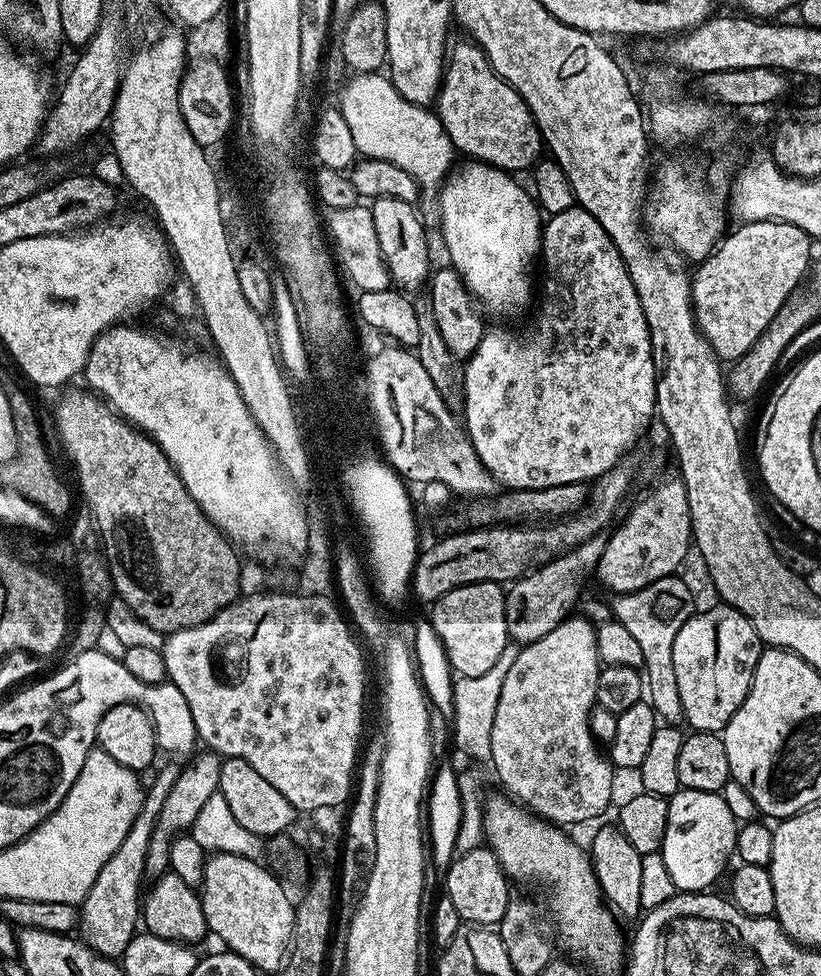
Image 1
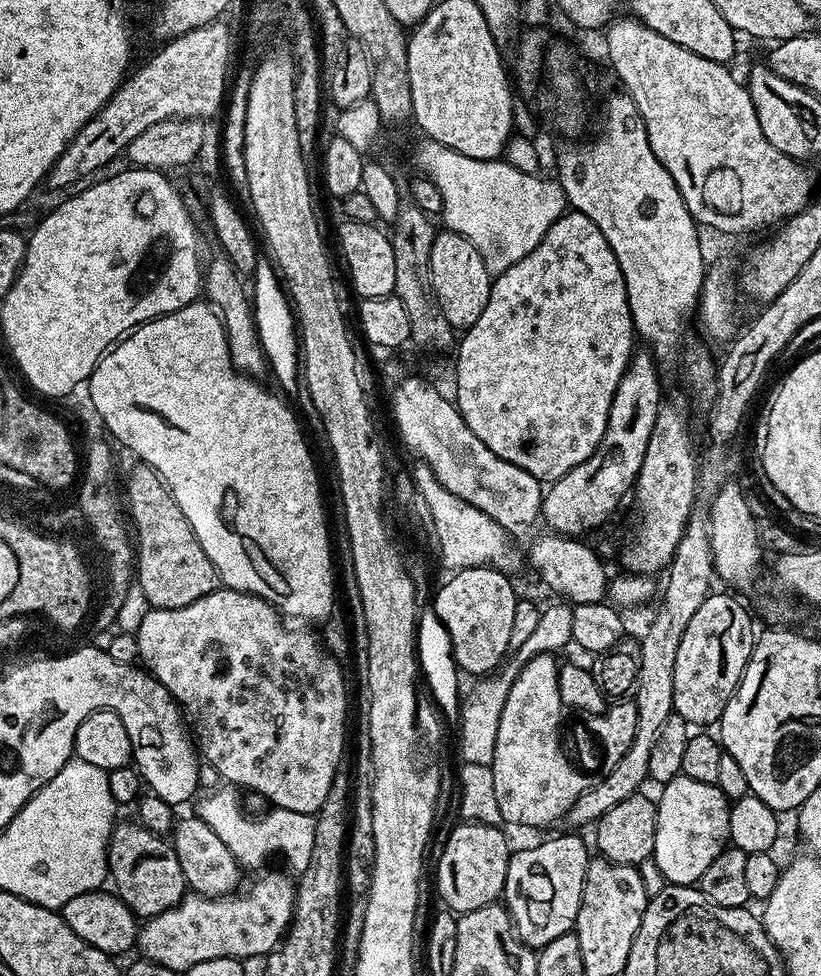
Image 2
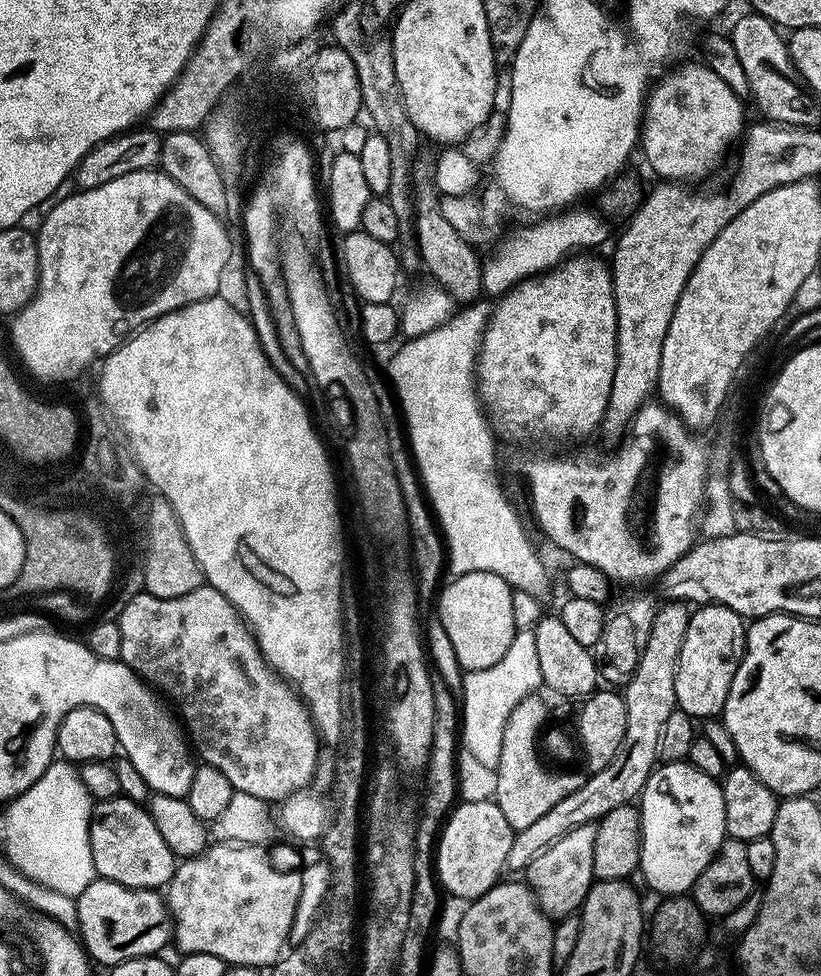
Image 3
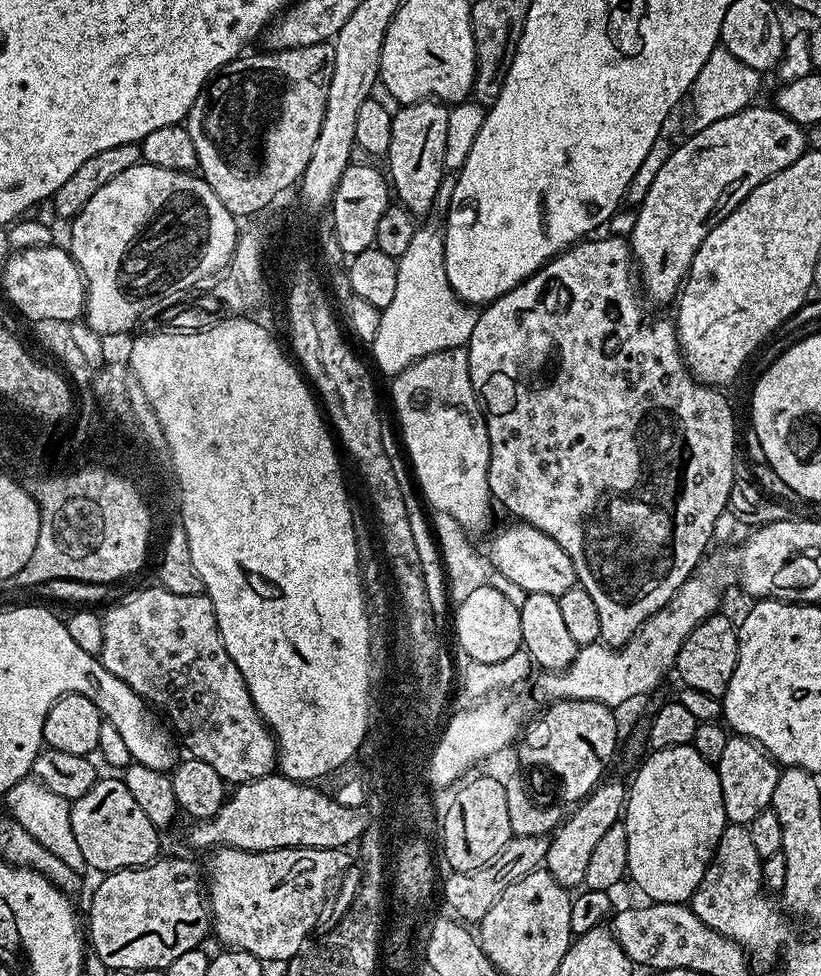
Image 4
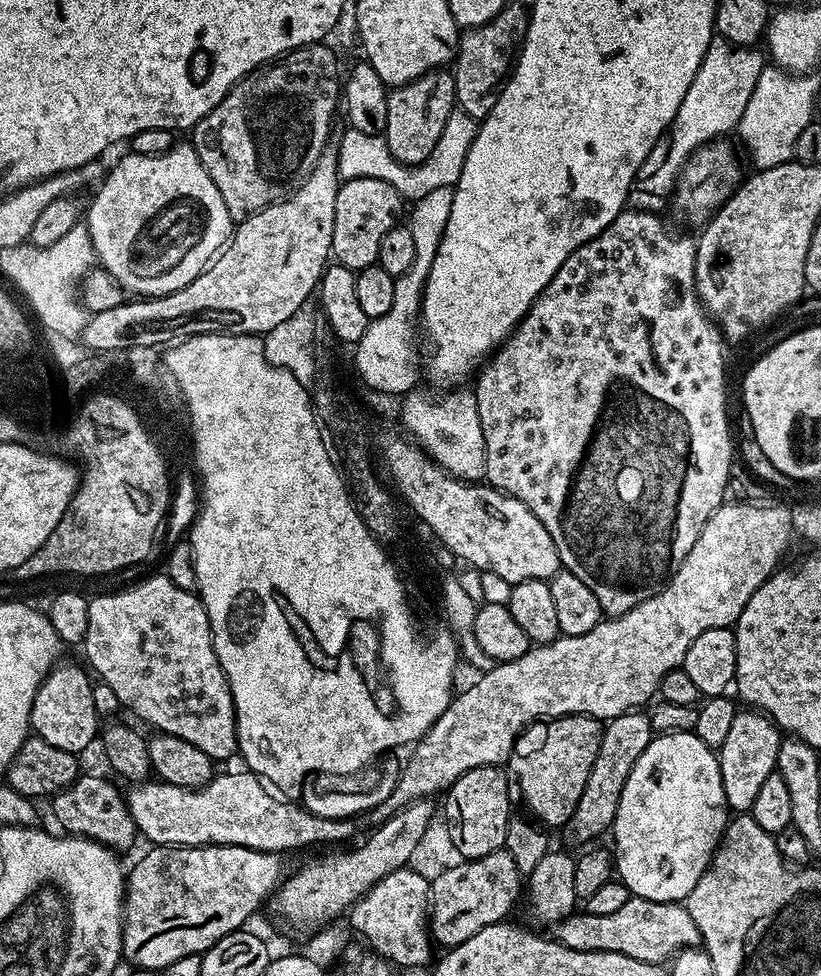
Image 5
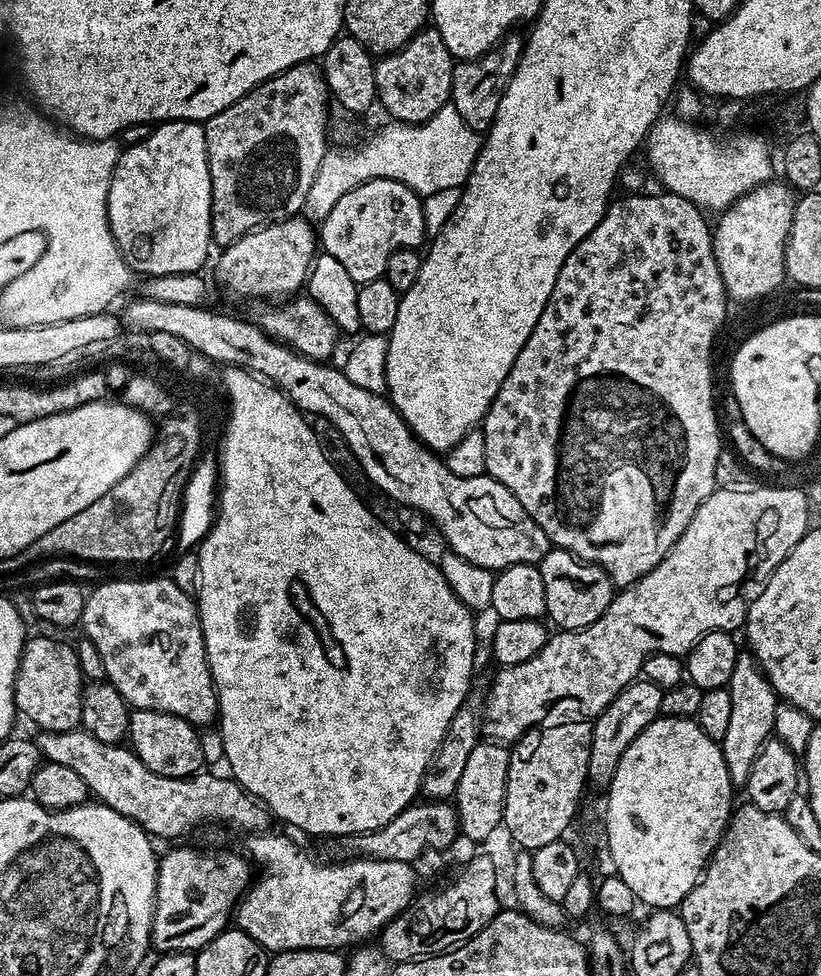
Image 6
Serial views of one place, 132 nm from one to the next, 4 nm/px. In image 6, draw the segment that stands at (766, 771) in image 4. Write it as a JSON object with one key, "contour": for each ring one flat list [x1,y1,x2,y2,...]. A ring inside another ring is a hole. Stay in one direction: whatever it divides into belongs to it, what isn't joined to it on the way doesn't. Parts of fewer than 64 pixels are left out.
{"contour":[[748,650,737,655,734,674,730,674,727,689,731,703,730,723,726,729,726,738,722,738,718,743,733,785,744,786,750,778,750,770,754,767,758,752,774,733,774,714,778,697,772,689,772,683,756,663,755,656]]}

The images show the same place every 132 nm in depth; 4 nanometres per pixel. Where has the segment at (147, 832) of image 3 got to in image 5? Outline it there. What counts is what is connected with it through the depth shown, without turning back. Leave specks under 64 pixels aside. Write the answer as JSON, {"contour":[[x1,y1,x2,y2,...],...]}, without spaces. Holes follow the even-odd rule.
{"contour":[[81,774,70,787,51,797,50,804,53,818,64,827,61,829,65,833,96,840,113,850,128,848,138,840,138,829,128,809,125,793,100,776]]}

